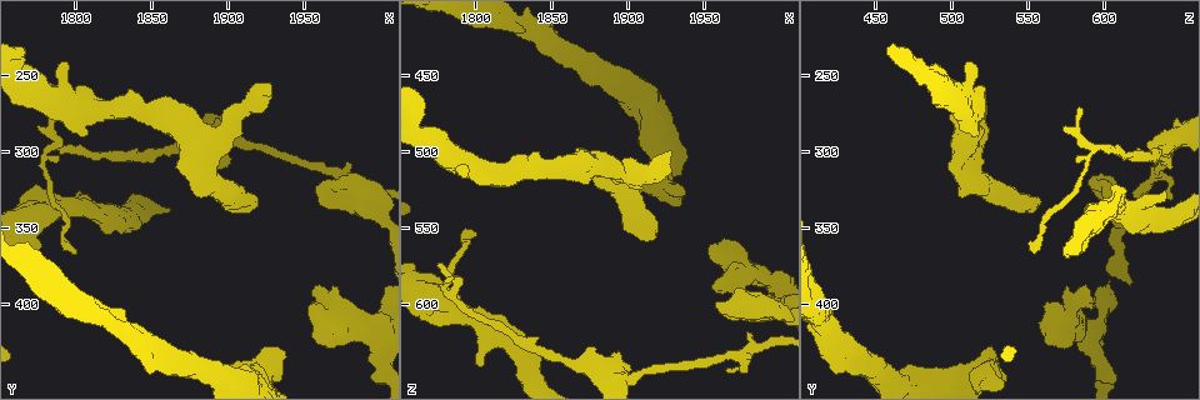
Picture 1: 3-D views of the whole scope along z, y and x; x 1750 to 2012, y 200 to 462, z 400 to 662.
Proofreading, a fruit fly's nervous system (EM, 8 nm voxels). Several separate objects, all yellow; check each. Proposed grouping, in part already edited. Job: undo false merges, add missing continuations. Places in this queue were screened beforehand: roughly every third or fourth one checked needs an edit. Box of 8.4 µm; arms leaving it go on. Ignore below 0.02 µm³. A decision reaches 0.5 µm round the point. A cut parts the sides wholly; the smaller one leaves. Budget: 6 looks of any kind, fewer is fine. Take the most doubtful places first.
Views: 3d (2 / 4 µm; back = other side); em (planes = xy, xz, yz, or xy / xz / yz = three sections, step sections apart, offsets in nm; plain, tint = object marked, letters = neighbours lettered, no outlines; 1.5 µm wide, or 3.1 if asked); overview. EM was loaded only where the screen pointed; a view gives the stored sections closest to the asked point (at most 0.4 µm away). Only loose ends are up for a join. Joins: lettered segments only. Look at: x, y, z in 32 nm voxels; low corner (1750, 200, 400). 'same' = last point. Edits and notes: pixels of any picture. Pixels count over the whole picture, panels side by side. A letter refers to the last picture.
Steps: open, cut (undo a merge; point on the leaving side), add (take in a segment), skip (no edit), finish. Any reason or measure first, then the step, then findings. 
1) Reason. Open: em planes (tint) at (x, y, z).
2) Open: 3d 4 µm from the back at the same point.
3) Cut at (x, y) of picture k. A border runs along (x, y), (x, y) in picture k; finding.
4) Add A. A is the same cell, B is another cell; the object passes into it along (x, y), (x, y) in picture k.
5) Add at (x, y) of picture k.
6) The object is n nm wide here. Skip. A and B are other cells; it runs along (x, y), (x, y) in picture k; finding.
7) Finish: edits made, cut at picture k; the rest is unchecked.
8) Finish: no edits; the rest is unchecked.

Branch stops here. Open: em xy step 8 (tint) at (1798, 366, 554).

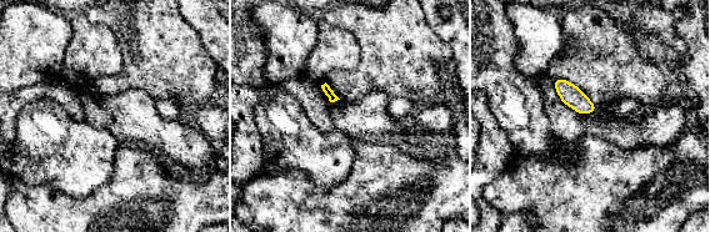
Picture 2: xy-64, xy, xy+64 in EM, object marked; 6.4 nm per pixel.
Another direction. Open: em planes (letters) at the same point.

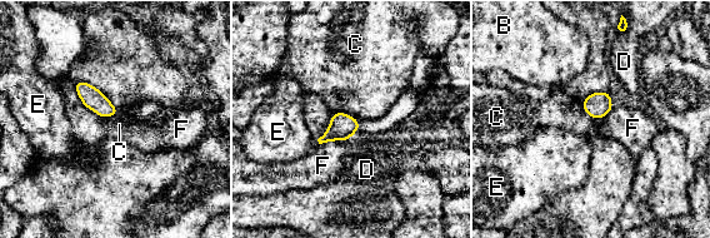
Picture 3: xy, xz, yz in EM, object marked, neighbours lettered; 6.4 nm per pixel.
The object is 120 nm wide here. Skip. B, C, D, E and F are other cells; a border runs along (350, 138), (319, 144) in picture 3; none of them fits.

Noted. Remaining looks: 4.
An open end. Open: 3d 4 µm from the back at (1936, 432, 528).

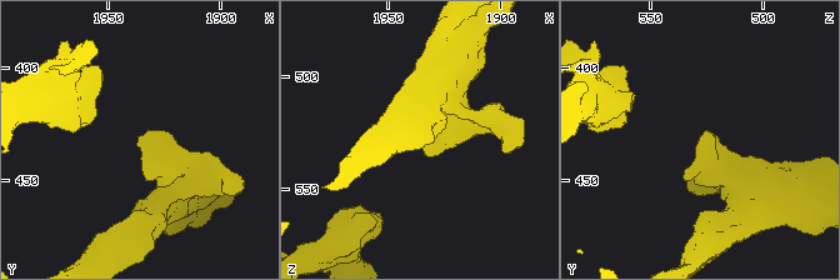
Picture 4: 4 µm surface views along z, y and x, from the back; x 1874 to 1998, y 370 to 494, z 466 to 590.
Open: em xy step 8 (letters) at (1937, 433, 527).

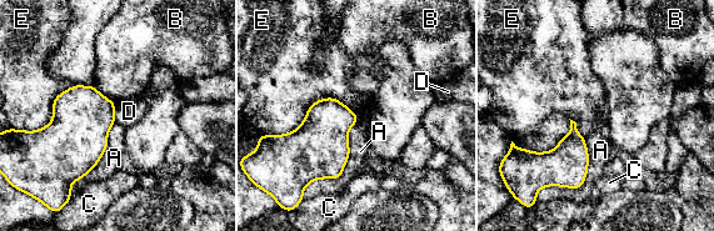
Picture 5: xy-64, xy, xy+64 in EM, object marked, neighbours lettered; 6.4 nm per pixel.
Cut it another way. Open: em planes (letters) at the same point.

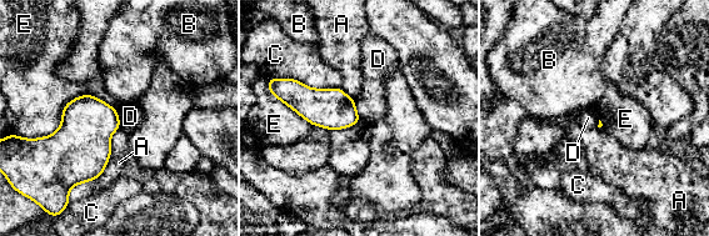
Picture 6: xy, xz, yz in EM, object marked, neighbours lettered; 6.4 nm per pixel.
Skip. A, B, C, D and E are other cells; no lettered segment goes on from it.

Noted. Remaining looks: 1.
Finish: no edits; the rest is unchecked.

